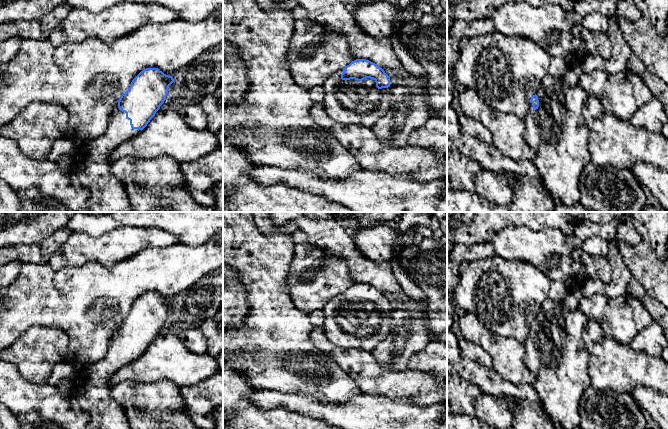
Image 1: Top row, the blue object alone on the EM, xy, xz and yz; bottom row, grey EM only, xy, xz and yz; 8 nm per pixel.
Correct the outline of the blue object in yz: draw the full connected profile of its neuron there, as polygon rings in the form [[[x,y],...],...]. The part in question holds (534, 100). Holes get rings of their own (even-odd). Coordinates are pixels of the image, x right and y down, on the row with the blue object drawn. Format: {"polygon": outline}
{"polygon": [[[547,75],[537,93],[530,99],[523,120],[523,136],[525,142],[537,153],[533,161],[544,190],[539,190],[532,180],[522,174],[514,180],[513,198],[506,205],[489,203],[481,196],[467,191],[447,189],[447,212],[552,212],[554,199],[559,199],[566,206],[578,203],[580,174],[591,161],[588,149],[589,129],[582,111],[587,96],[577,85],[567,85],[562,78]]]}

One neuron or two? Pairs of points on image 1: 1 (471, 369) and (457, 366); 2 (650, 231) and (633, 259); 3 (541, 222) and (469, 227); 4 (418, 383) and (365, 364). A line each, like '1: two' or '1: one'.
1: one
2: two
3: one
4: one

